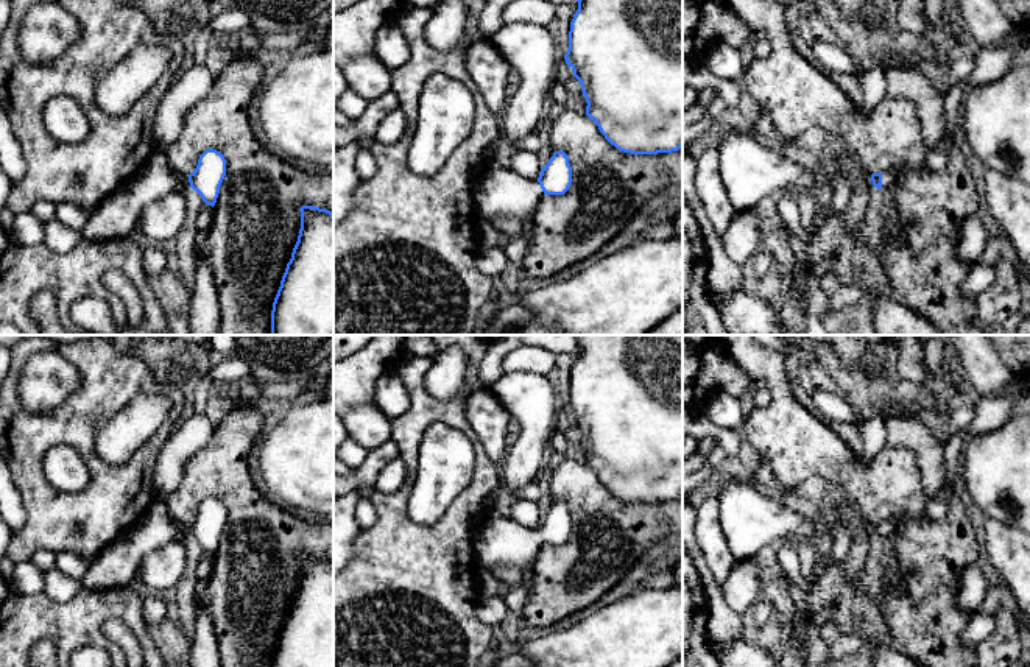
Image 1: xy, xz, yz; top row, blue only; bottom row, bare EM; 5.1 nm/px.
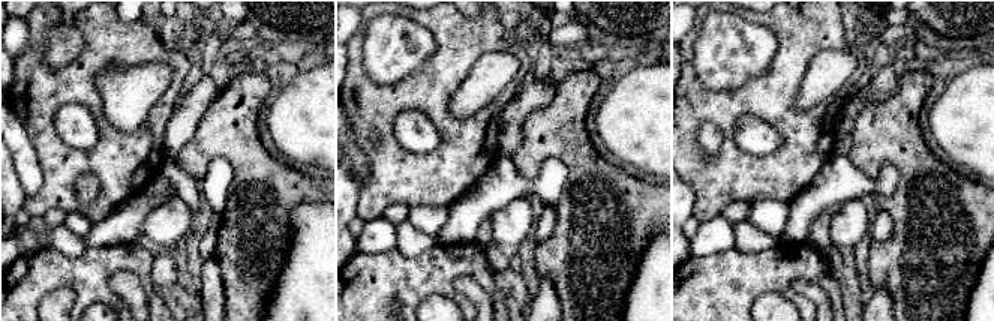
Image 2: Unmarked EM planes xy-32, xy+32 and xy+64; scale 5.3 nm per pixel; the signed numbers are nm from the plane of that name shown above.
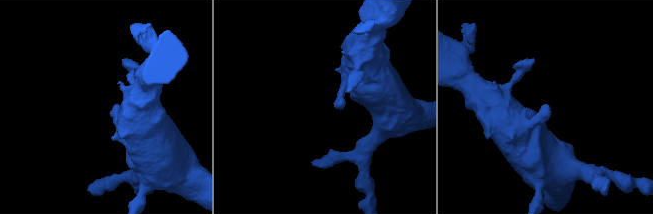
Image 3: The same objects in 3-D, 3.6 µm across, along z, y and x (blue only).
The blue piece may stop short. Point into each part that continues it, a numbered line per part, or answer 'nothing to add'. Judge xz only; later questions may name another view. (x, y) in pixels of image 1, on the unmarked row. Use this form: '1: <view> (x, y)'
1: xz (499, 541)

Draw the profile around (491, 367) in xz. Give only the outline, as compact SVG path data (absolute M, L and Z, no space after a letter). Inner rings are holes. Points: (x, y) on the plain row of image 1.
M500 335L477 365L477 377L492 385L503 374L503 358L517 348L545 349L555 355L577 351L577 335Z

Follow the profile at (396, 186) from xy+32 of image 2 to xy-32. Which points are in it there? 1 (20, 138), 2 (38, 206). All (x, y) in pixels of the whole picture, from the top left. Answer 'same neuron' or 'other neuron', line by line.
1: other neuron
2: same neuron

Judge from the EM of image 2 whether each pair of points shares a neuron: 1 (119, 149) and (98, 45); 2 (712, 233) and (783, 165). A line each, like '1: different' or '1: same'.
1: same
2: different

